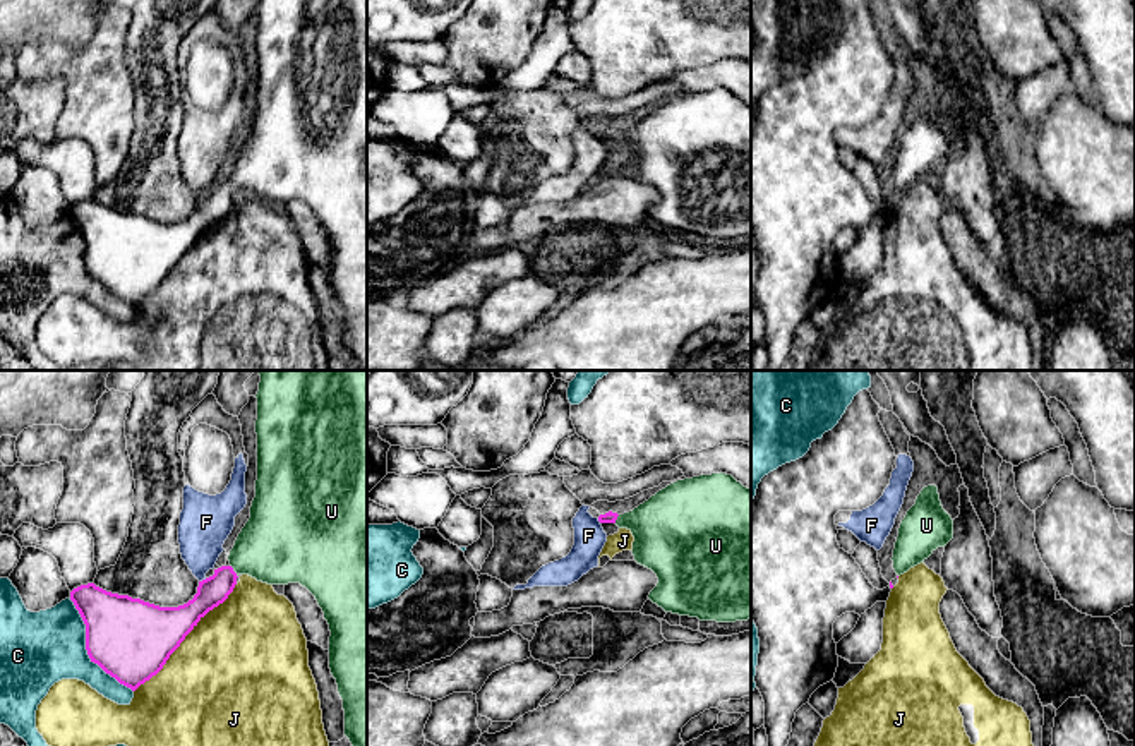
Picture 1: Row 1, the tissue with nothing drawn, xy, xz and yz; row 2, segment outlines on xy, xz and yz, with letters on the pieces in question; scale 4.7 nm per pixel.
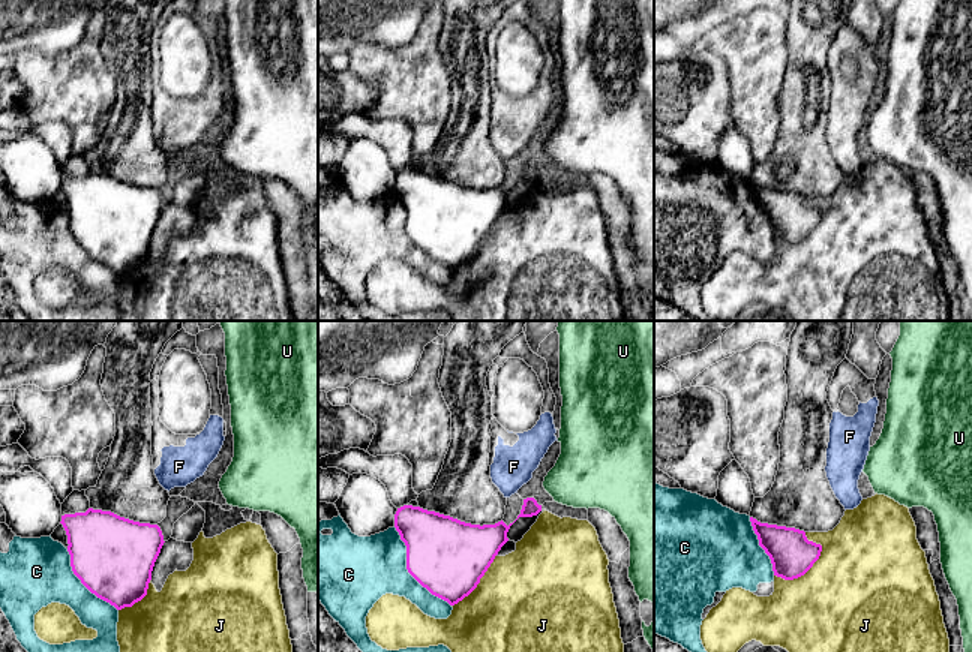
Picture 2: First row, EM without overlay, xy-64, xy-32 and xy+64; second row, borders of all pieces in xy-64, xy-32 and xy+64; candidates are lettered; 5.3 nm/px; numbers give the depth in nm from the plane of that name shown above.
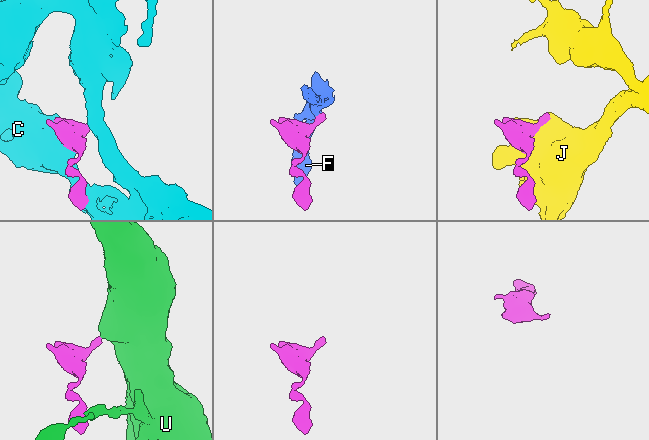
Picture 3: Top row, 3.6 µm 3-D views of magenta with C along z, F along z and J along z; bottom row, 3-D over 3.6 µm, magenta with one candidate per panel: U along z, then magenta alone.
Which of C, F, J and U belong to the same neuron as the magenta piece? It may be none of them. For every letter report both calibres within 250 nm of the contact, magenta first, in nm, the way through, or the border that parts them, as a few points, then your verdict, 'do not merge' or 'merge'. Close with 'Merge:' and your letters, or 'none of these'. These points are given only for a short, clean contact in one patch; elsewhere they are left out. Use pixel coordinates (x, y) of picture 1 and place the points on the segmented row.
C: 380/360 nm | do not merge
F: 160/240 nm | along xy (206, 578), (199, 582) | do not merge
J: 380/500 nm | do not merge
U: 140/360 nm | across xy (211, 592), (232, 570), (247, 556), (278, 544) | merge
Merge: U

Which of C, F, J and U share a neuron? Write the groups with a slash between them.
C F / J / U

